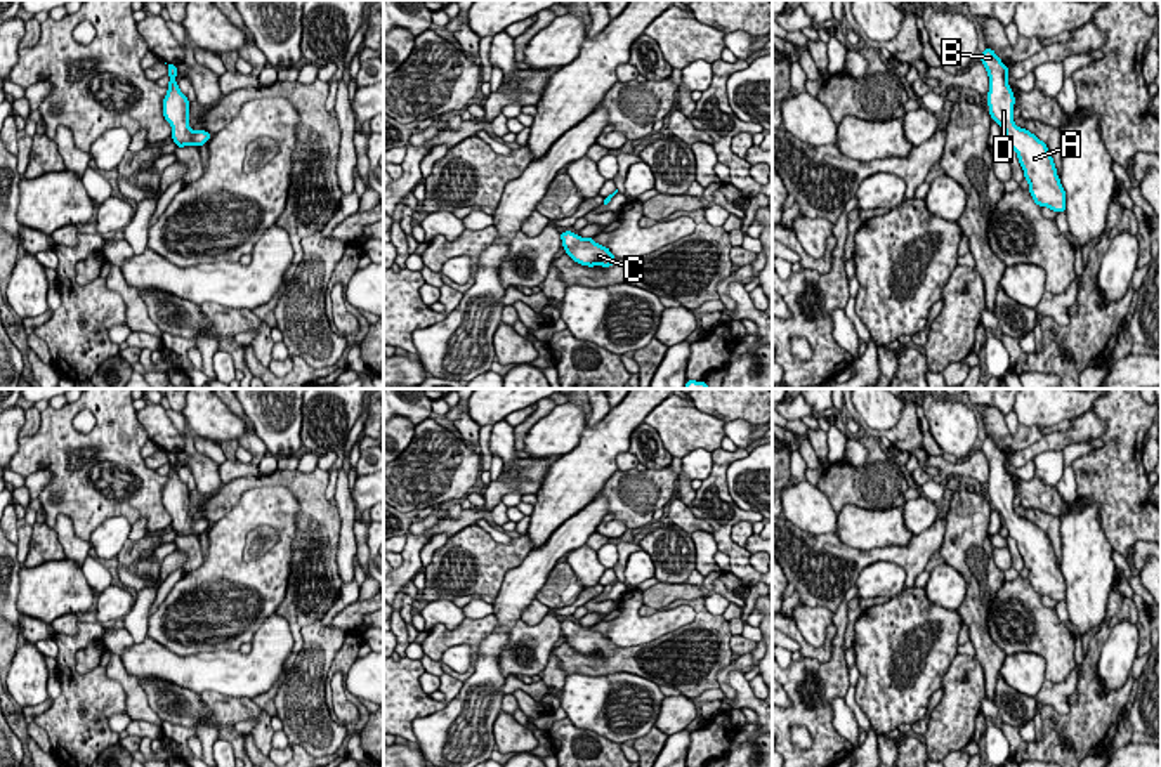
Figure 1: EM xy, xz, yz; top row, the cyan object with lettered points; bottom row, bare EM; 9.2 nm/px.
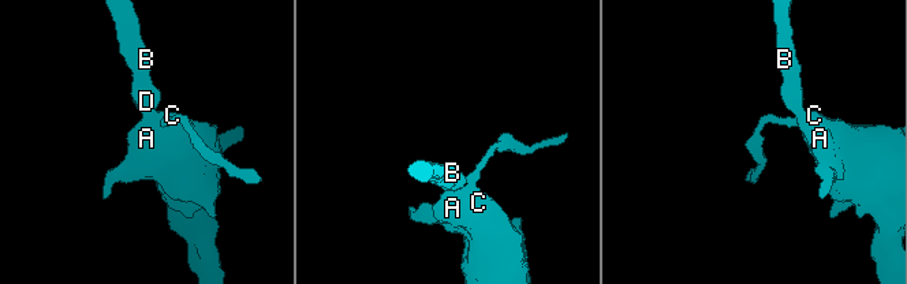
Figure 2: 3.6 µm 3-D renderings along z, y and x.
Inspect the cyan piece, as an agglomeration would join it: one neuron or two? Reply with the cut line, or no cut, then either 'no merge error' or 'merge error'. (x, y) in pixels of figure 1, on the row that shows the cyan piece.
cut none; no merge error

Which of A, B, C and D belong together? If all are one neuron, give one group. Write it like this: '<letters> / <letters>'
A B C D

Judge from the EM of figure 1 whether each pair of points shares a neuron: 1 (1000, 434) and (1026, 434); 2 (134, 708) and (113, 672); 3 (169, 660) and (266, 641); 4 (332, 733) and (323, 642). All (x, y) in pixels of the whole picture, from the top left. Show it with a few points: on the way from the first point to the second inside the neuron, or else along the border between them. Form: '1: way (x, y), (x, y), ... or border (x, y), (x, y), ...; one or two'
1: way (1007, 439), (1019, 439); one
2: way (134, 698), (132, 688), (124, 679); one
3: way (195, 668), (245, 667); one
4: way (313, 710), (313, 665); one

